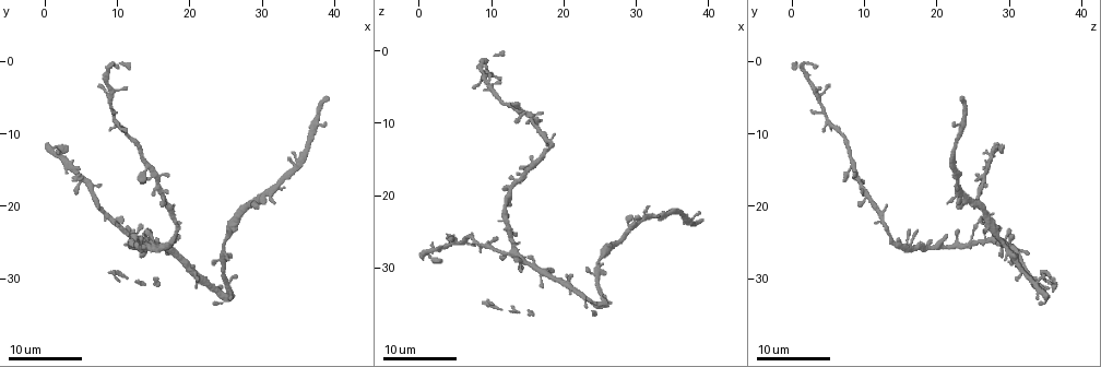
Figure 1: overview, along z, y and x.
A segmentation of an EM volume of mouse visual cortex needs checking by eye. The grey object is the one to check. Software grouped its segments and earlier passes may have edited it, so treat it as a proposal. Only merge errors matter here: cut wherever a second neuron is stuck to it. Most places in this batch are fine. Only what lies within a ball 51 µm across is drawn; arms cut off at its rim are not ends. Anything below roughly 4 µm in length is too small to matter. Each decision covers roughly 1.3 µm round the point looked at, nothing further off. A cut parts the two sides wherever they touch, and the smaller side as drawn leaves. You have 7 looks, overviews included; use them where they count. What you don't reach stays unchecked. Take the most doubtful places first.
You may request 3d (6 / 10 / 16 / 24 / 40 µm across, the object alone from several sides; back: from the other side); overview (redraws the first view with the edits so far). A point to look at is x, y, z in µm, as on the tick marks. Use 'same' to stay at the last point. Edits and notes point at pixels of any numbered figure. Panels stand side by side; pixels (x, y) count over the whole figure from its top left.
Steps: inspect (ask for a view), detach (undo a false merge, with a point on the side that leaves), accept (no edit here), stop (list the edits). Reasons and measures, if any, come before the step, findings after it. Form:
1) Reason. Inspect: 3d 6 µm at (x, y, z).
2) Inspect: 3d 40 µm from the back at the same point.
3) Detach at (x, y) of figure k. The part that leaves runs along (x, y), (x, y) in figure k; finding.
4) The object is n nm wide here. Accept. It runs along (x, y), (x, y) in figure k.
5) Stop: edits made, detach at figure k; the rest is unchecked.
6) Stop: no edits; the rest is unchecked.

Two arms in line, one across. Inspect: 3d 24 µm at (9.5, 8.0, 5.0).

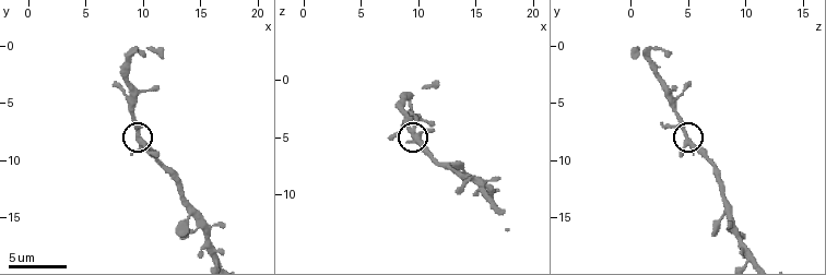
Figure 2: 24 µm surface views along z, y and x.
Inspect: 3d 10 µm at (9.6, 8.0, 4.8).

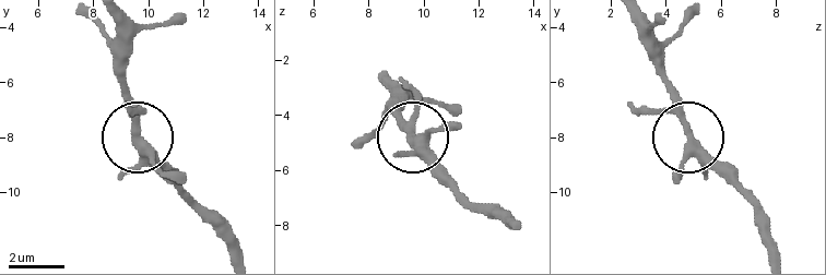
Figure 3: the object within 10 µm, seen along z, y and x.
Accept. It runs along (775, 255), (753, 199), (692, 135), (661, 54) in figure 3; all the same neuron.

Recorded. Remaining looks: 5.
Four-way junction. Inspect: 3d 24 µm at (17.0, 26.0, 30.5).

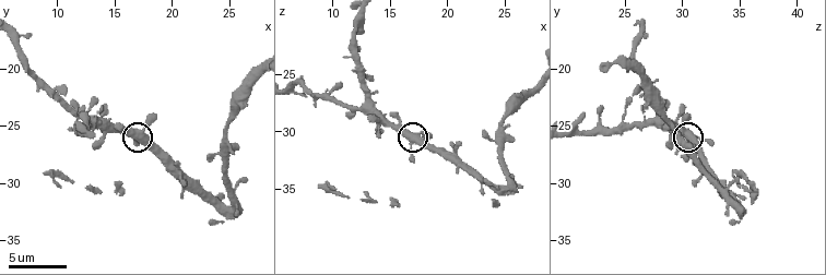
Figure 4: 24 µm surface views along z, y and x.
Inspect: 3d 6 µm at (17.2, 26.0, 30.8).

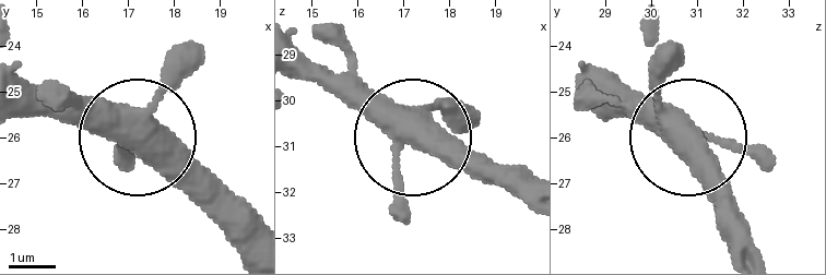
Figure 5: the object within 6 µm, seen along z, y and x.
Accept. It runs along (23, 107), (106, 111), (243, 243) in figure 5; one neuron here.

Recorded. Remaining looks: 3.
Four or more arms meet. Inspect: 3d 10 µm at (13.2, 24.4, 27.4).

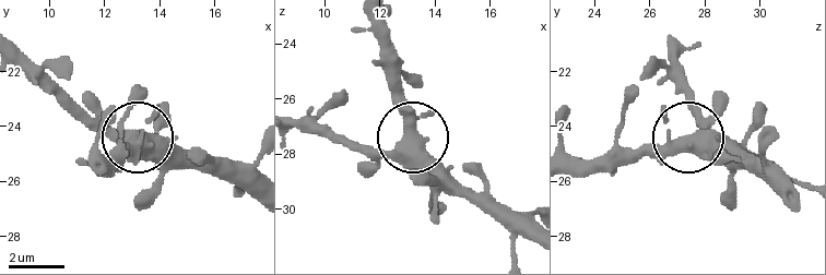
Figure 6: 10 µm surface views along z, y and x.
Inspect: 3d 10 µm from the back at (13.0, 24.4, 27.5).

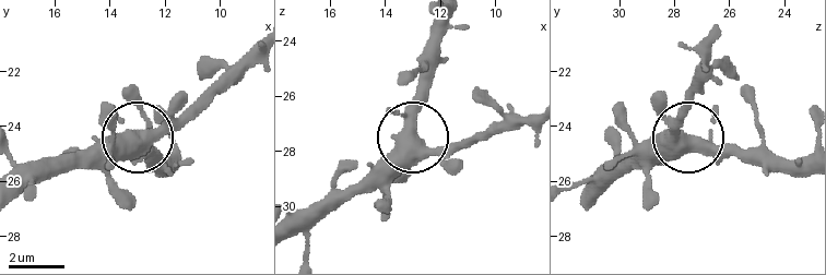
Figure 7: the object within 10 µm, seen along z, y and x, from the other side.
The object is 470 nm wide here. Accept. It runs along (381, 159), (408, 136), (436, 148), (469, 148) in figure 7; all the same neuron.

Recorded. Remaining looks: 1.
Inspect: 3d 6 µm at (14.4, 14.4, 8.4).

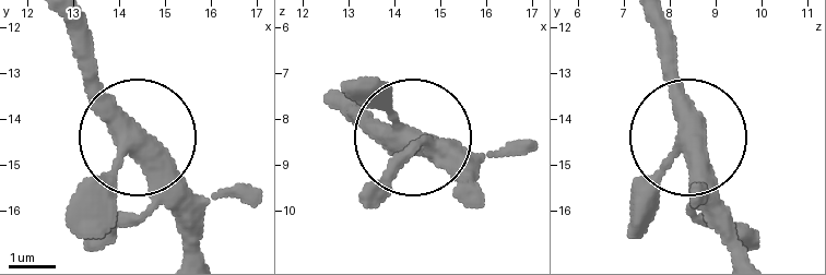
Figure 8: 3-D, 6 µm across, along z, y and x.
3 arms meet here. Accept. It runs along (195, 251), (144, 134), (73, 56) in figure 8; all the same neuron.

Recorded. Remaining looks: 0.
Stop: no edits; the rest is unchecked.

